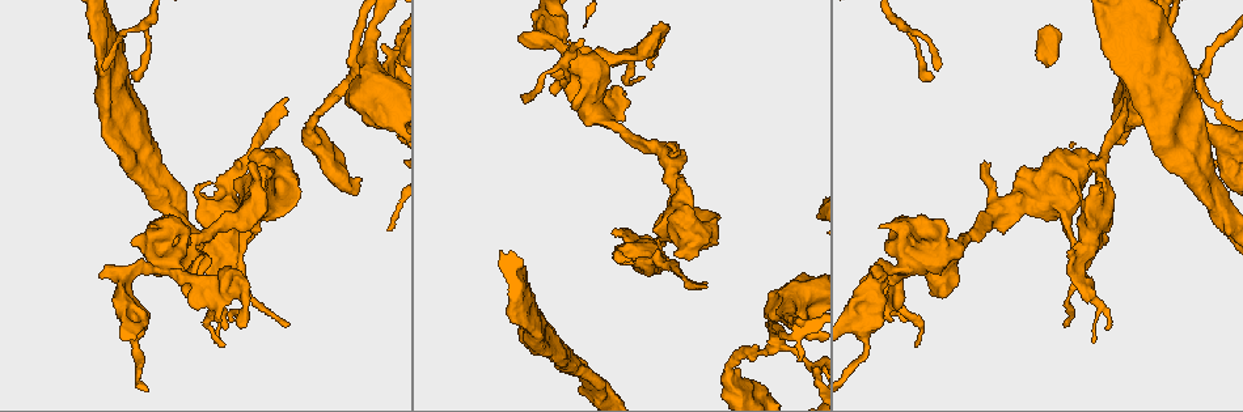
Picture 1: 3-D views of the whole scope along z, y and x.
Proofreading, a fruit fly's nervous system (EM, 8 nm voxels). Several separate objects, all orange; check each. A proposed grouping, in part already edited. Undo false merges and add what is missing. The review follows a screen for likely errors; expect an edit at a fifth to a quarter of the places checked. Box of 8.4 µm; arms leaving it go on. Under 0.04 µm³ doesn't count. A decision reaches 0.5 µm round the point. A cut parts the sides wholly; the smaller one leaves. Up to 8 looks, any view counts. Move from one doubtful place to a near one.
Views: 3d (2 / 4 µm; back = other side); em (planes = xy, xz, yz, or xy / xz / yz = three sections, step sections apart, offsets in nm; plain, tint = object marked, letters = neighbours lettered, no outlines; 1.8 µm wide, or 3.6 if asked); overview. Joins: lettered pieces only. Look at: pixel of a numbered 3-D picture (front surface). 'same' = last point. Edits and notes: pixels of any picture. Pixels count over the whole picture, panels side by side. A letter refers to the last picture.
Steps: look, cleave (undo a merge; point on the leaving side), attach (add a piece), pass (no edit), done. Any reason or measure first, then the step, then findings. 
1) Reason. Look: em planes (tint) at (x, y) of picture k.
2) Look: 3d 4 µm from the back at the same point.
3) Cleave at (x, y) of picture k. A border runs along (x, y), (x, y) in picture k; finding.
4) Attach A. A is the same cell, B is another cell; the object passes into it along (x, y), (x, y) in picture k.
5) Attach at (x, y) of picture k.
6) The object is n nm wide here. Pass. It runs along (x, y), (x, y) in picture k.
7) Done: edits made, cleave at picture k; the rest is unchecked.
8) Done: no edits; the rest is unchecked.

Thick end. Look: 3d 2 µm from the back at (1070, 252) of picture 1.

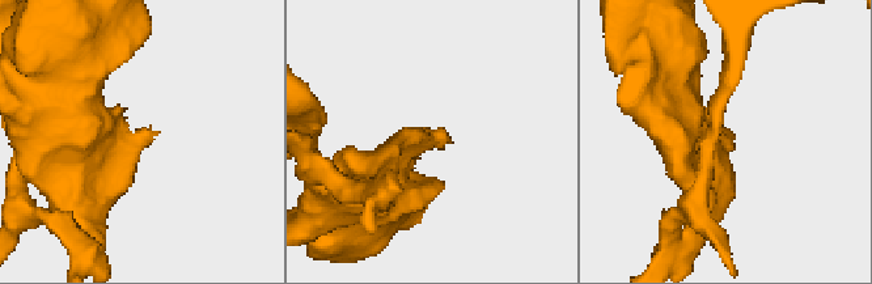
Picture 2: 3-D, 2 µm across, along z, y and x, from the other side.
Need the tissue. Look: em planes (tint) at (725, 128) of picture 2.

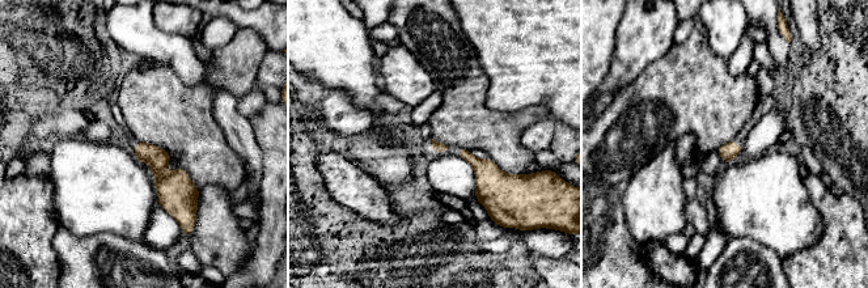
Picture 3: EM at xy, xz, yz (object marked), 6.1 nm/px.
What lies round it. Look: em planes (letters) at the same point.

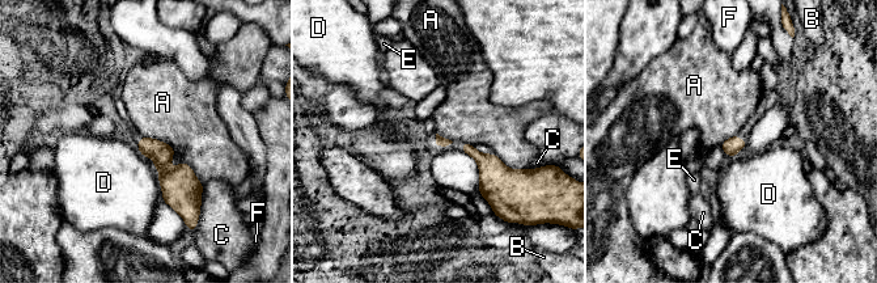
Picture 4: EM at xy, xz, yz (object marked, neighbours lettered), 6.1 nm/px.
Pass. A, B, C, D, E and F are other cells; a border runs along (143, 135), (165, 142), (174, 151) in picture 4; no lettered piece goes on from it.

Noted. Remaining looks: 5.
Sudden change in width. Look: 3d 2 µm at (538, 38) of picture 1.

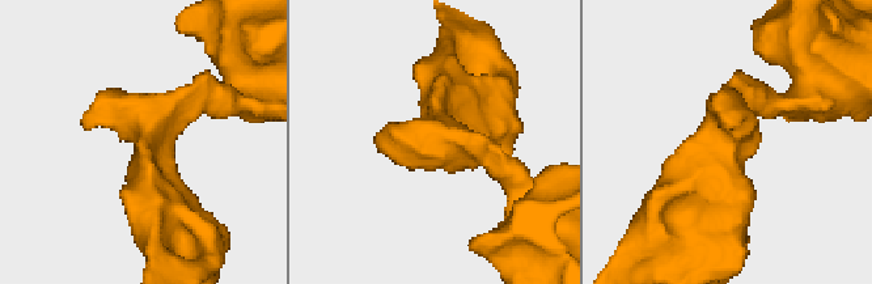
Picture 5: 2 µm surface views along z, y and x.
Need the tissue. Look: em planes (letters) at (440, 139) of picture 5.

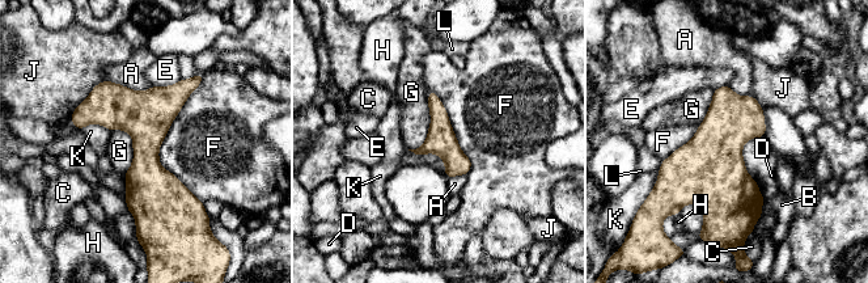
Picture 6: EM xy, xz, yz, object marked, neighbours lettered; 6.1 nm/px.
Pass. A, B, C, D, E, F, G, H, J, K and L are other cells; one neuron here.

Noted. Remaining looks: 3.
Branch stops here. Look: 3d 4 µm at (621, 95) of picture 1.

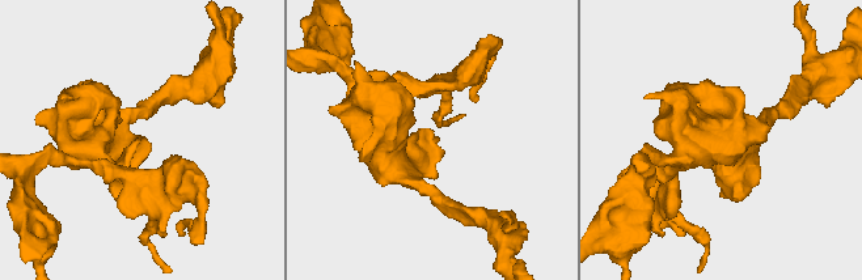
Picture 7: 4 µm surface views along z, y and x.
Look: em yz step 8 (letters) at (140, 140) of picture 7.

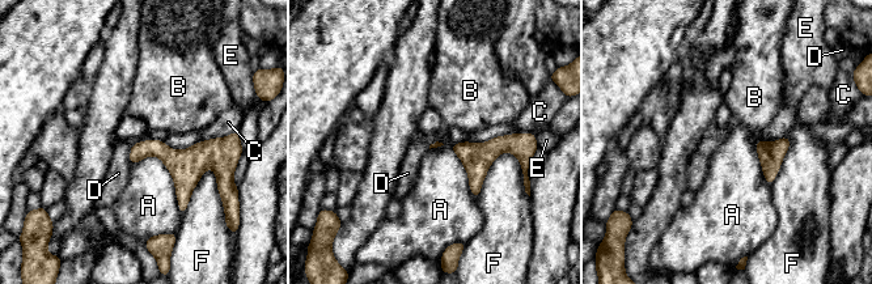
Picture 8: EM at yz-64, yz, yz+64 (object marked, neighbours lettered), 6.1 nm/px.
The longest contact is with A, 460 nm. Pass. A, B, C, D, E and F are other cells; none of them fits.

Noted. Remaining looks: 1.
A fork. Look: em 3.6 µm planes (letters) at (355, 71) of picture 1.

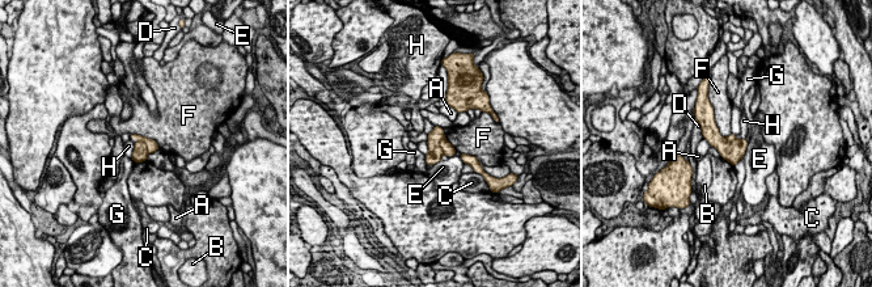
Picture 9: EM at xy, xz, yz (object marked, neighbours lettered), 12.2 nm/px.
Cleave at (448, 150) of picture 9. A, B, C, D, E, F, G and H are other cells; two neurons meet here.

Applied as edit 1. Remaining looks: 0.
Done: edits made, cleave at picture 9; the rest is unchecked.

